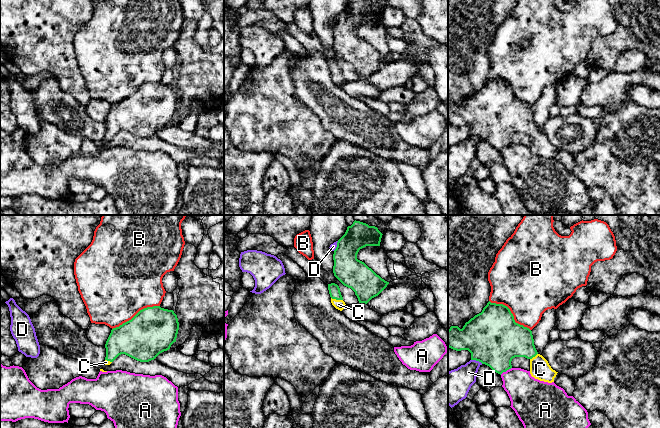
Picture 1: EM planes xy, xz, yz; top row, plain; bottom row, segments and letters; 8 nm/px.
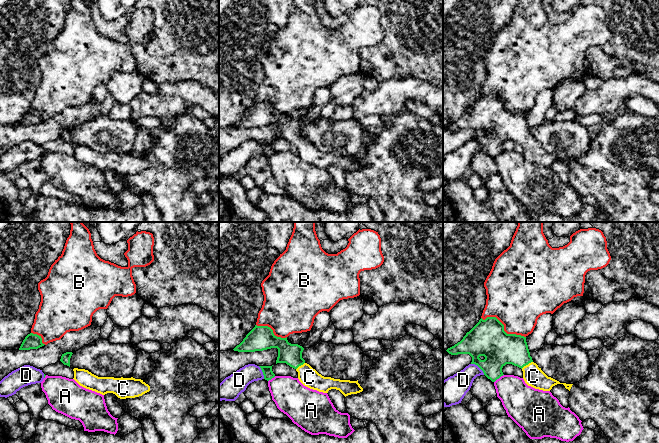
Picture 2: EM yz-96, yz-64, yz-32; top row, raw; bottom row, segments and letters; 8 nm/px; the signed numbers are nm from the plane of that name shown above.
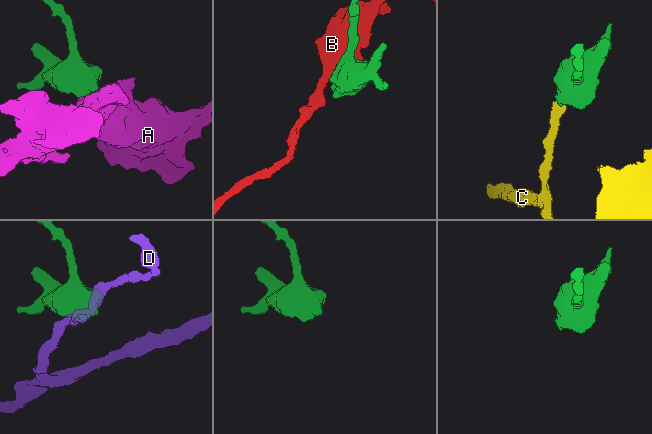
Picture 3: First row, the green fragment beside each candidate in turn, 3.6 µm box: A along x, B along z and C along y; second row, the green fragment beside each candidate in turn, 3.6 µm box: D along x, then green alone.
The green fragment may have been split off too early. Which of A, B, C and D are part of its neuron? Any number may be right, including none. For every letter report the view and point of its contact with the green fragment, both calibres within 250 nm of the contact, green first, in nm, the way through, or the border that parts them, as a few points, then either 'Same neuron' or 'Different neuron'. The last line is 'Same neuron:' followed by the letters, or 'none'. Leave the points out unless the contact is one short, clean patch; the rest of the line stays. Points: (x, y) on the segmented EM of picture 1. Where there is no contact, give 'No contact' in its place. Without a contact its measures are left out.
A: Touches green at yz (505, 371). Thickness 380 nm (green) against 280 nm. Boundary: yz (511, 367), (500, 374). Different neuron
B: Touches green at yz (511, 313). Thickness 440 nm (green) against 460 nm. Different neuron
C: Touches green at xz (337, 299). Thickness 90 nm (green) against 80 nm. Path across: xz (334, 290), (337, 299), (338, 304). Same neuron
D: Touches green at yz (477, 360). Thickness 440 nm (green) against 220 nm. Boundary: yz (471, 359), (482, 363). Different neuron
Same neuron: C

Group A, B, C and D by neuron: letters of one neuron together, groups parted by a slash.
A / B / C / D

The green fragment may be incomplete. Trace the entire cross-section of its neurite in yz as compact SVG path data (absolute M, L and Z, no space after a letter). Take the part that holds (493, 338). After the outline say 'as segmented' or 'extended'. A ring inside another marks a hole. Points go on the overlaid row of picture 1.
M489 301L462 329L451 326L448 347L468 350L471 360L489 366L500 375L512 368L511 361L515 357L529 359L530 374L540 381L552 383L558 373L537 352L532 331L516 323L510 309L503 304Z | extended

